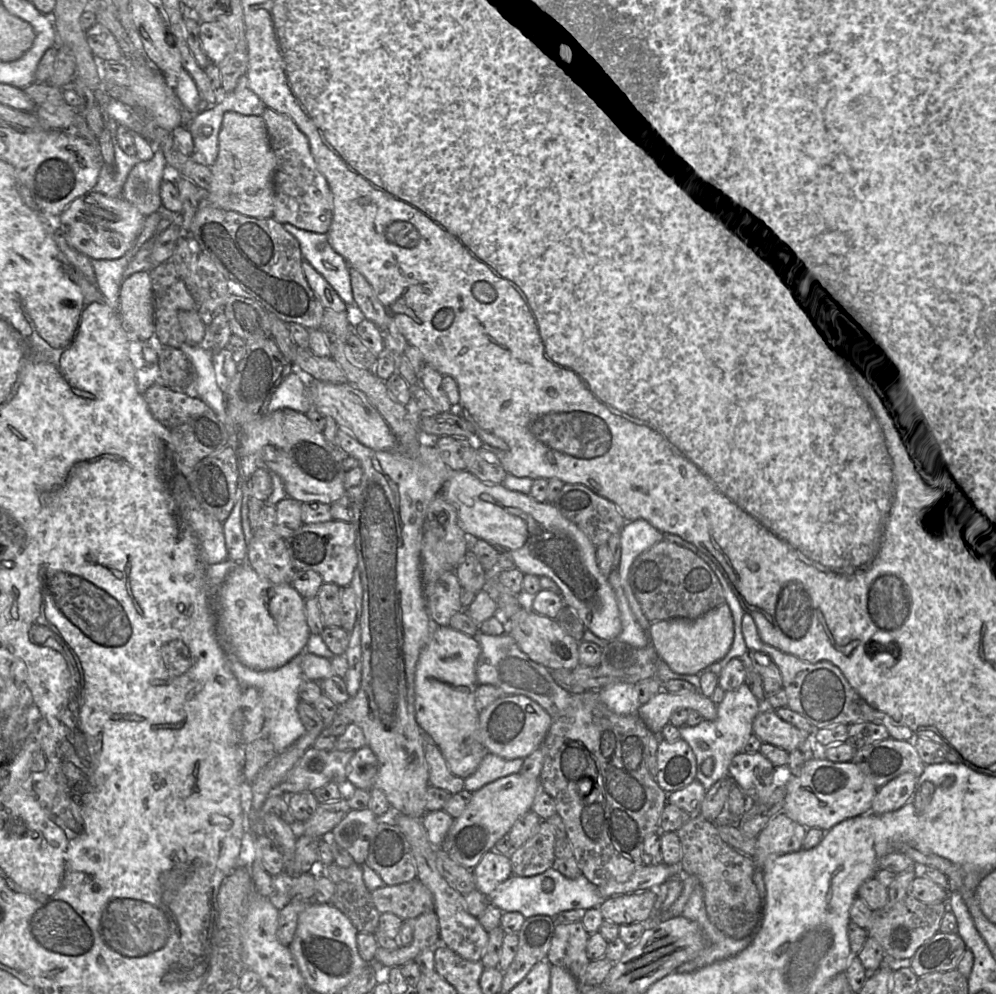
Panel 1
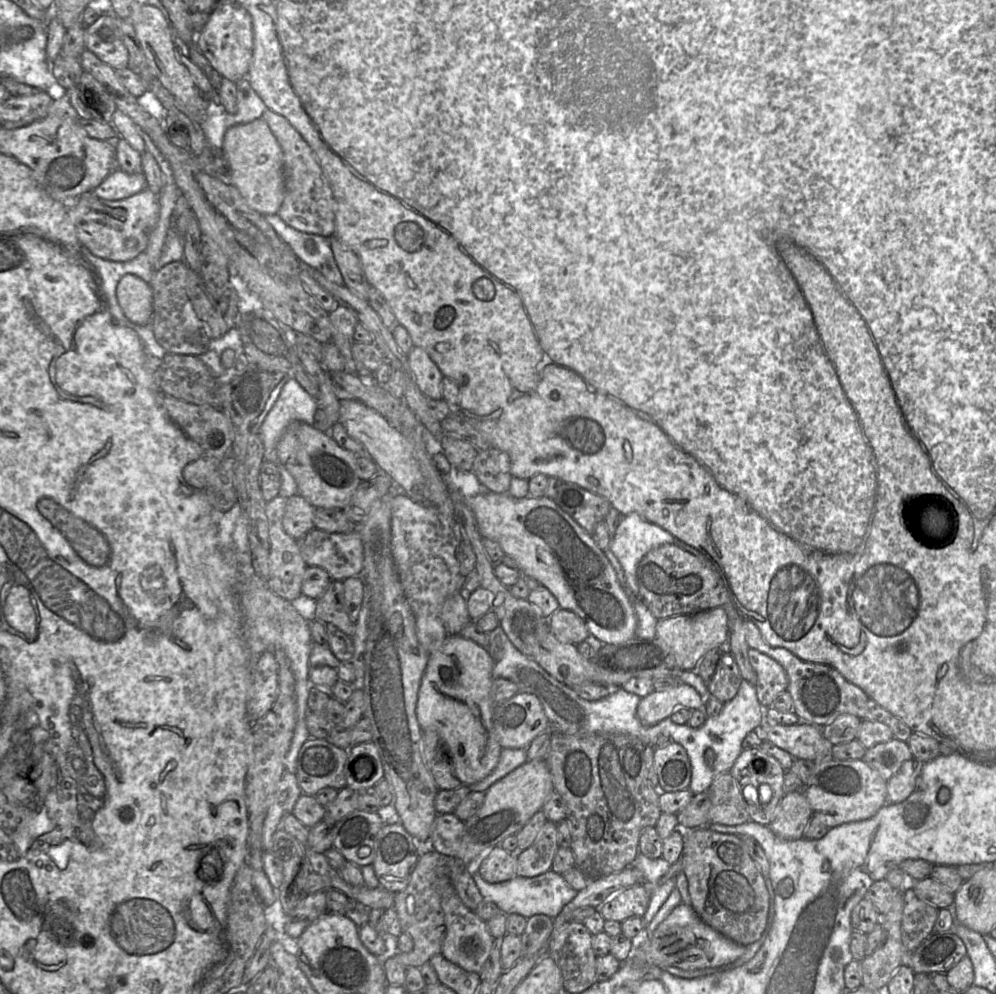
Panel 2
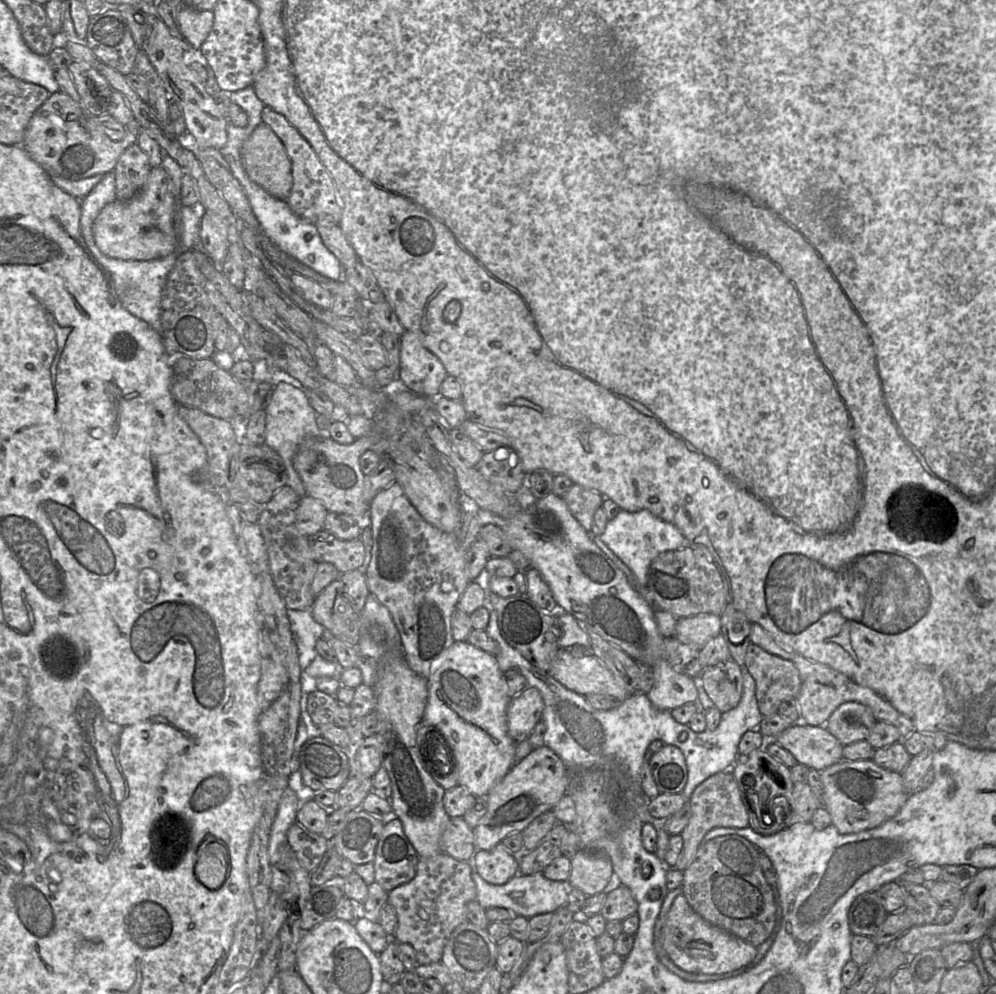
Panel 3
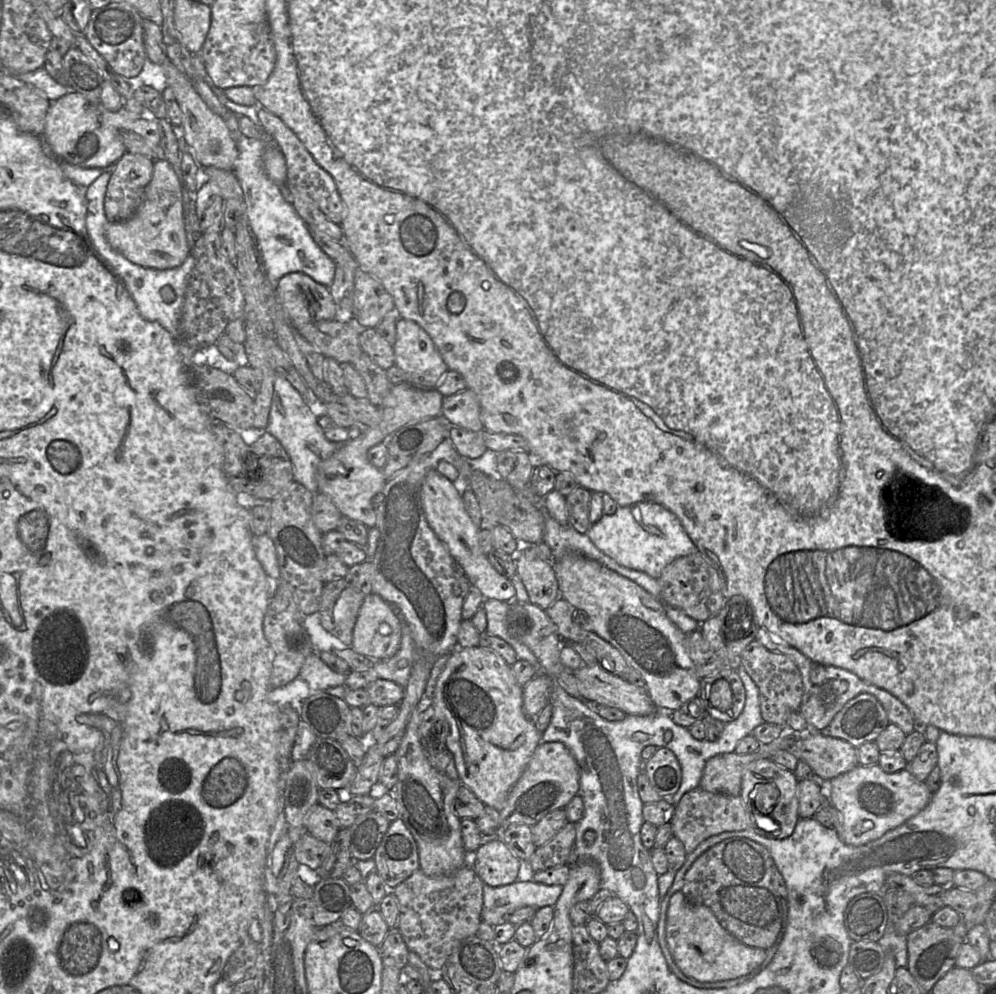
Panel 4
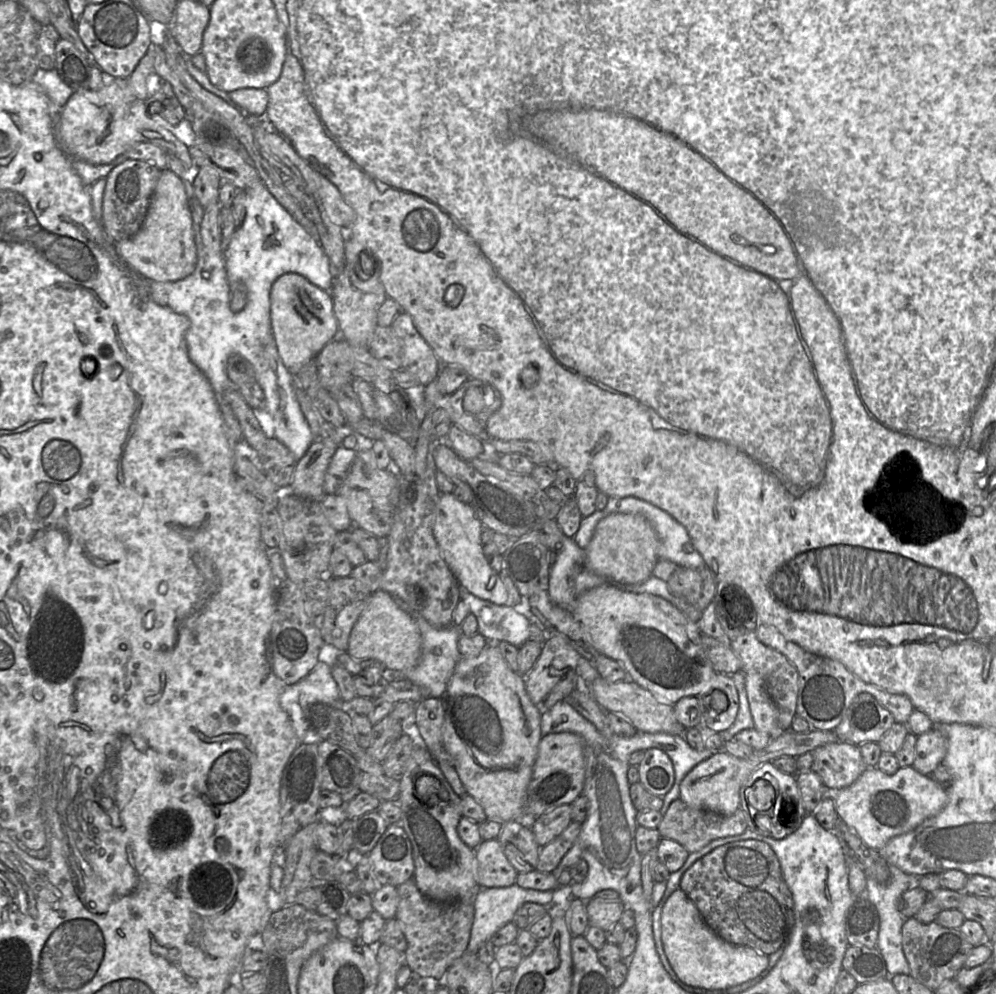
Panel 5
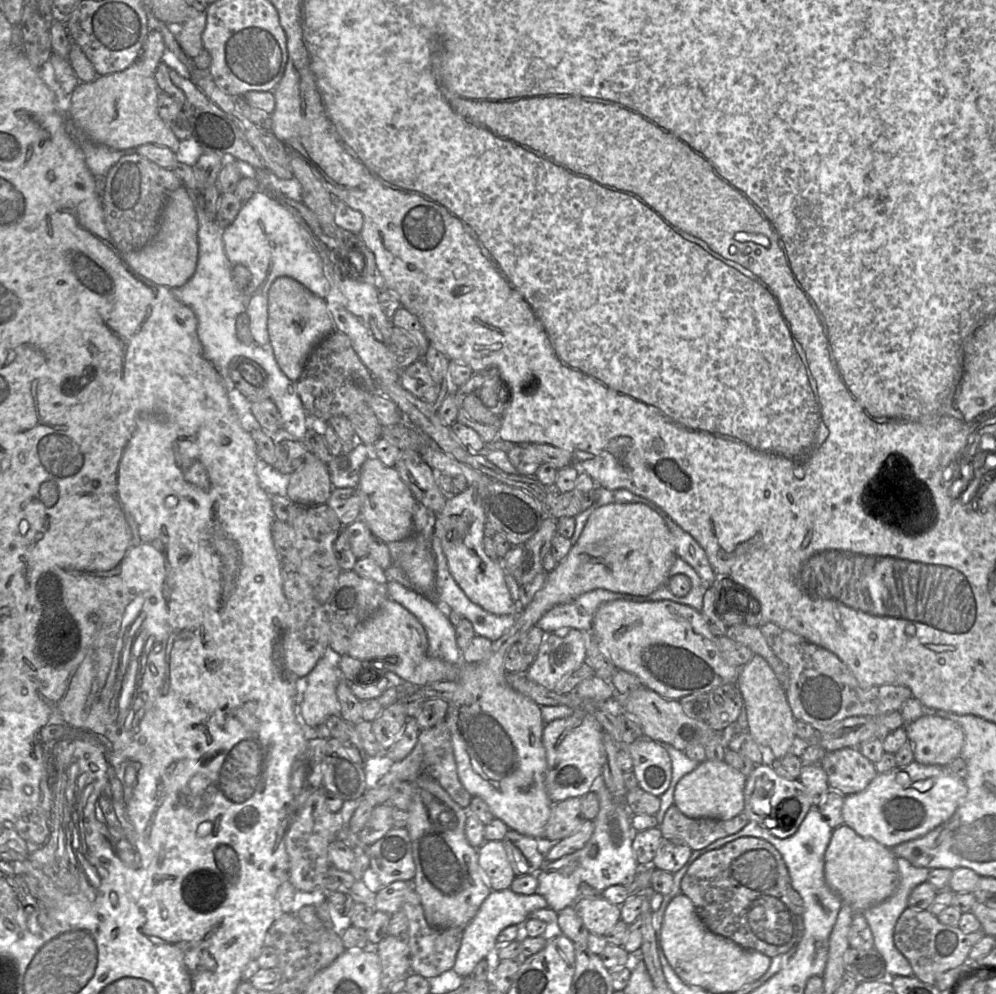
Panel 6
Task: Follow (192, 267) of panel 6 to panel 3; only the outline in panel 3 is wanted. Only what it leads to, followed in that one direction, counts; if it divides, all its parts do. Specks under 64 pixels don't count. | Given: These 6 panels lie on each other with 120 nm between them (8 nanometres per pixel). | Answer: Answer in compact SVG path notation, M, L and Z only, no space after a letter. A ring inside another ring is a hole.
M160 165L151 169L141 190L130 200L107 204L93 224L95 244L106 256L121 260L153 260L177 249L176 199L171 179Z

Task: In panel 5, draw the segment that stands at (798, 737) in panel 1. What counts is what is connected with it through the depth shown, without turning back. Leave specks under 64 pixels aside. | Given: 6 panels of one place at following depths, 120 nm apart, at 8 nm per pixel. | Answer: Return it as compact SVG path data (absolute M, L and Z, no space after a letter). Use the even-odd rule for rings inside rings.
M837 741L820 746L812 751L812 770L819 775L828 791L839 791L852 785L867 769L860 748L850 742Z

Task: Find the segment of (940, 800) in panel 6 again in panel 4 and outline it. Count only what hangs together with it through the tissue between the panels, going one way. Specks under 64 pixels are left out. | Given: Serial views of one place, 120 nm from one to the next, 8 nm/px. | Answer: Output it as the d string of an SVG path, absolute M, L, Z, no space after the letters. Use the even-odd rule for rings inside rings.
M874 764L871 766L862 766L862 765L857 765L853 769L849 770L846 773L843 773L829 782L822 782L827 784L827 798L832 804L842 815L842 824L843 824L843 835L842 835L842 841L848 845L852 846L861 846L865 845L868 842L871 842L873 840L876 840L883 836L886 832L889 830L892 830L900 825L902 825L904 822L906 822L908 819L911 817L917 815L920 811L922 811L930 802L931 797L933 793L929 790L925 782L919 781L912 773L911 771L907 768L900 770L895 773L886 773L882 770L882 768L878 764Z

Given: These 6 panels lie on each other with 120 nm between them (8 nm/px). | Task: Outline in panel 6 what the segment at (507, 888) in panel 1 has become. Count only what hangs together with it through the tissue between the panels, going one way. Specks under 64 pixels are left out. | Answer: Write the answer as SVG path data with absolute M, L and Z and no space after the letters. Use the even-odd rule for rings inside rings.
M511 889L492 890L475 917L463 931L461 946L453 970L461 977L470 976L481 960L494 954L498 947L497 937L502 930L511 925L522 926L532 912L546 907L548 907L546 900L537 893L522 895L513 892Z

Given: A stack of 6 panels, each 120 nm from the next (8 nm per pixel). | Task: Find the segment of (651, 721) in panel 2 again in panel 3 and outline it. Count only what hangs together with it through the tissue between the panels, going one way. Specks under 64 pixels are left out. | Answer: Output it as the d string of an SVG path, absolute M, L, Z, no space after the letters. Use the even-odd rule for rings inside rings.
M667 660L657 661L650 669L654 684L647 697L653 706L670 711L697 701L698 691L694 679L676 672Z

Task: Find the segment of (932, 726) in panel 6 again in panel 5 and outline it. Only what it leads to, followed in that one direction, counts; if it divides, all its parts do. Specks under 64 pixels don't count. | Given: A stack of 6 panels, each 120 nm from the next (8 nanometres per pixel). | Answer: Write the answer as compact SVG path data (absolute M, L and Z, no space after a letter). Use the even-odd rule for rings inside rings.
M936 728L918 735L912 767L923 775L931 775L943 762L947 749L947 739Z

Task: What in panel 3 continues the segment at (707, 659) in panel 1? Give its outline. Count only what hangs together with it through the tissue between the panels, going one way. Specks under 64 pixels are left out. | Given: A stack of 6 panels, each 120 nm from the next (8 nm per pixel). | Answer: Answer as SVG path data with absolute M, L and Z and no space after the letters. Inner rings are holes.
M707 613L678 619L674 637L683 643L701 648L720 633L720 616Z

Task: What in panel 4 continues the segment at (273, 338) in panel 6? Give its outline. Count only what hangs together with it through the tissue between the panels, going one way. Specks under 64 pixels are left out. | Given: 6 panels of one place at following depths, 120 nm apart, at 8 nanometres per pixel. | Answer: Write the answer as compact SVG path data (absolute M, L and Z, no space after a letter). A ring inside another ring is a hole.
M292 272L277 283L276 294L292 325L333 320L340 316L330 288L302 272Z

